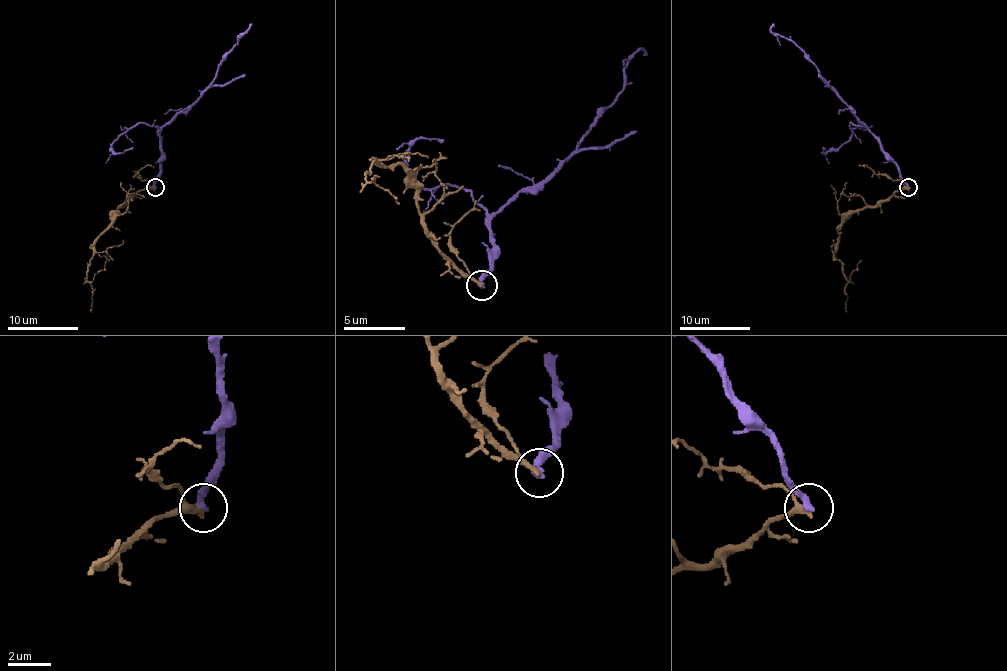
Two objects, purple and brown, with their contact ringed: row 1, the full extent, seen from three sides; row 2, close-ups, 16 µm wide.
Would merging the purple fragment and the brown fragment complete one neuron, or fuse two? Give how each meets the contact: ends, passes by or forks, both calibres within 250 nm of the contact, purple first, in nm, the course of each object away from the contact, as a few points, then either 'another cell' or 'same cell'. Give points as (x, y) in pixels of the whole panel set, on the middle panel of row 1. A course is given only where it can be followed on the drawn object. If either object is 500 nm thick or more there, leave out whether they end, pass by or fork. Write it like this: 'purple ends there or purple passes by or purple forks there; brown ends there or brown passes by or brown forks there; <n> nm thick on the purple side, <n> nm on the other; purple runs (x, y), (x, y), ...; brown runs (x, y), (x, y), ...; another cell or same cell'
purple ends there; brown ends there; 360 nm thick on the purple side, 300 nm on the other; purple runs (482, 284), (491, 272), (491, 220), (577, 147), (622, 89), (628, 59), (638, 49), (647, 56); brown runs (482, 284), (436, 244), (400, 165), (382, 165), (376, 159), (366, 171), (366, 177), (376, 177), (372, 180); another cell

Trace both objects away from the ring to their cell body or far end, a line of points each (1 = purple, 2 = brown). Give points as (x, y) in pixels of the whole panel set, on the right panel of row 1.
1: (908, 188), (899, 166), (870, 131), (820, 77), (815, 65), (794, 44), (771, 29), (774, 24)
2: (908, 188), (897, 189), (884, 200), (865, 209), (858, 209), (838, 228), (835, 257), (842, 264), (847, 312)

